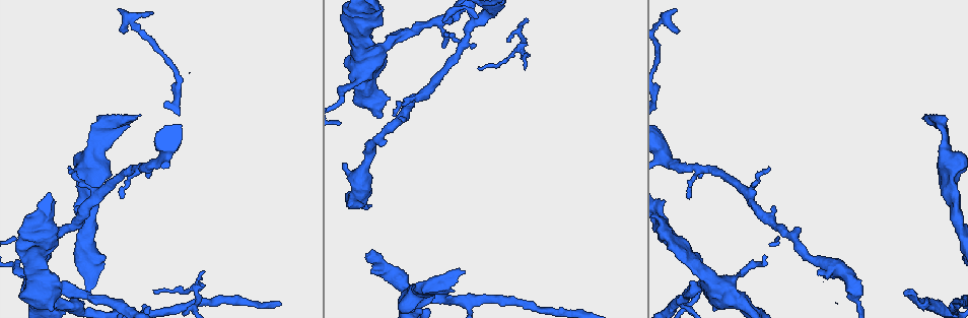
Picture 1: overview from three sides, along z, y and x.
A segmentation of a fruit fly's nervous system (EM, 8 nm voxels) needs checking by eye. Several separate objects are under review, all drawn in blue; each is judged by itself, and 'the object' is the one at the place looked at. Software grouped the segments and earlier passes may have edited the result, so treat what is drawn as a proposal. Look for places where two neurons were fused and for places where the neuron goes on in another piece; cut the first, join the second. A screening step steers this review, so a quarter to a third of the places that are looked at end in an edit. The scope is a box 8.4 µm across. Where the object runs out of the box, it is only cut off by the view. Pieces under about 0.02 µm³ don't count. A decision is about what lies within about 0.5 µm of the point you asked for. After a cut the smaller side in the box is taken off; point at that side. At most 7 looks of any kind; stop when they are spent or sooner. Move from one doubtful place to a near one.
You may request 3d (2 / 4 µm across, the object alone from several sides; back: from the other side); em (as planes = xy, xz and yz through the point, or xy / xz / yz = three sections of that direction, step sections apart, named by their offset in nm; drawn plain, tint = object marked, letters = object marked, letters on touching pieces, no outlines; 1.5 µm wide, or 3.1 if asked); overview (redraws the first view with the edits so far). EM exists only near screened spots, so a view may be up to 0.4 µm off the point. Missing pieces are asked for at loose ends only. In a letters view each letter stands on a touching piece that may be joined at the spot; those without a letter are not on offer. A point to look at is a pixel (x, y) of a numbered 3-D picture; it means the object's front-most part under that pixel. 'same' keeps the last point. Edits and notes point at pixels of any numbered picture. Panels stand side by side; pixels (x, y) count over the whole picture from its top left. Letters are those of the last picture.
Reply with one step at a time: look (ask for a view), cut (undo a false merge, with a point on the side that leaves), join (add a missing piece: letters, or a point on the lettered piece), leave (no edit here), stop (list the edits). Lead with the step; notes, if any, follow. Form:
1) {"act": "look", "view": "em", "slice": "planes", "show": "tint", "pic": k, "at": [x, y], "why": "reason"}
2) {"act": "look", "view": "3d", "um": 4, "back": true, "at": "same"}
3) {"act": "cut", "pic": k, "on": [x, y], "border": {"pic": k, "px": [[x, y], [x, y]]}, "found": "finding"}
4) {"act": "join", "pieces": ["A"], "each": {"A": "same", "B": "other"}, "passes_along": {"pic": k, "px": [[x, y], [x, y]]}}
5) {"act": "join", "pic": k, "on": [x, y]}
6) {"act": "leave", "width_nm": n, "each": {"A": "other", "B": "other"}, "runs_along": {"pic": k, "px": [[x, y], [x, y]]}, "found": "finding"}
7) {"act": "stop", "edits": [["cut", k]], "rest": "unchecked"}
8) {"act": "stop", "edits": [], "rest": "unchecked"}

{"act": "look", "view": "3d", "um": 4, "back": true, "pic": 1, "at": [38, 262], "why": "calibre changes"}

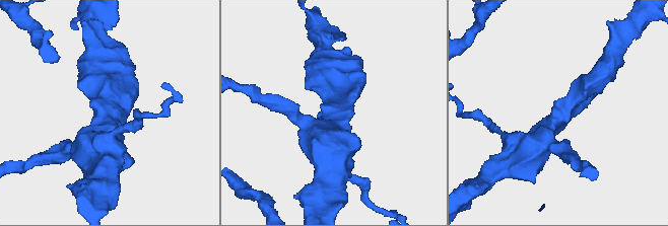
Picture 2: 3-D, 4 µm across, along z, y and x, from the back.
{"act": "look", "view": "em", "slice": "yz", "step": 8, "show": "tint", "pic": 2, "at": [563, 115]}

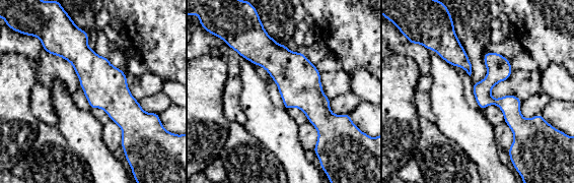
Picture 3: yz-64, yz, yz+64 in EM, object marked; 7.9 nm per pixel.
{"act": "look", "view": "em", "slice": "xz", "step": 8, "show": "letters", "at": "same"}

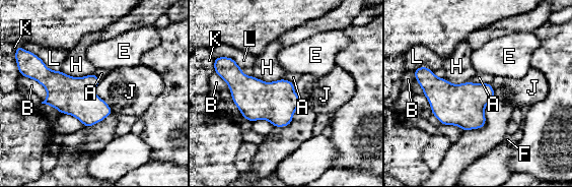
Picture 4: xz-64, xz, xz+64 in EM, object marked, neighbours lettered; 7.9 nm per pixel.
{"act": "leave", "each": {"A": "other", "B": "other", "E": "other", "F": "other", "H": "other", "J": "other", "K": "other", "L": "other"}, "border": {"pic": 4, "px": [[470, 80], [491, 84]]}, "found": "one neuron here"}

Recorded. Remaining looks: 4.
{"act": "look", "view": "em", "slice": "yz", "step": 4, "show": "tint", "pic": 1, "at": [465, 271], "why": "free end"}

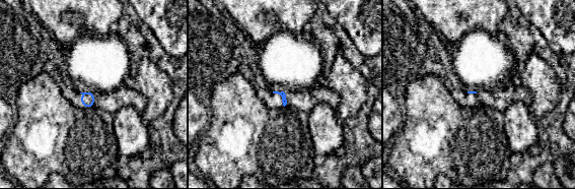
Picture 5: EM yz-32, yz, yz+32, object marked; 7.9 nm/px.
{"act": "look", "view": "em", "slice": "yz", "step": 4, "show": "letters", "at": "same", "why": "what lies round it"}

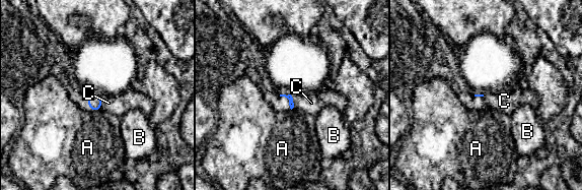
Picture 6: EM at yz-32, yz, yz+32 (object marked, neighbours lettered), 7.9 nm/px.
{"act": "join", "pieces": ["C"], "each": {"A": "other", "B": "other", "C": "same"}, "passes_along": {"pic": 6, "px": [[289, 97], [292, 101], [311, 103]]}, "found": "the neuron continues"}

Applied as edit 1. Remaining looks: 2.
{"act": "stop", "edits": [["join", 6]], "rest": "unchecked"}

